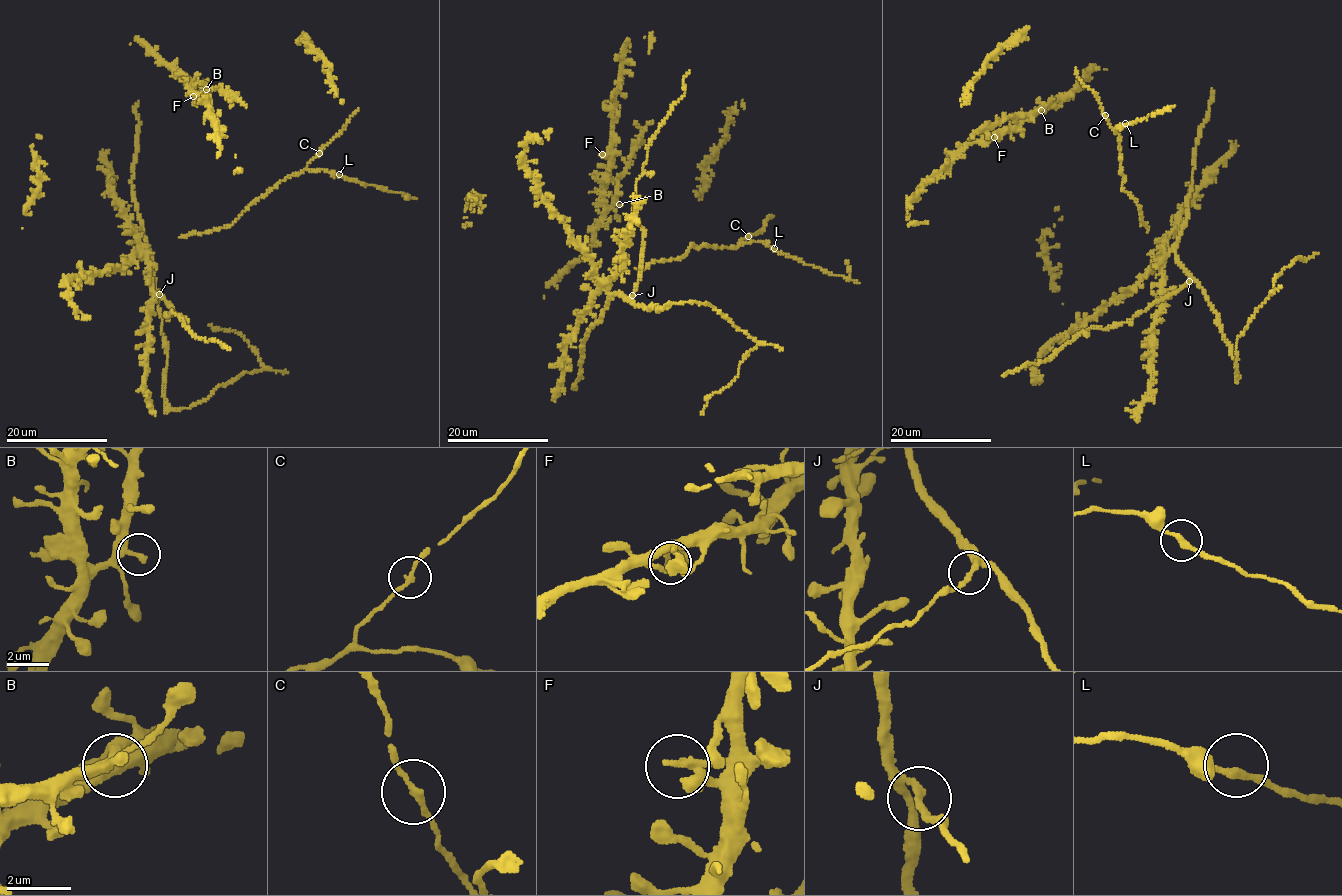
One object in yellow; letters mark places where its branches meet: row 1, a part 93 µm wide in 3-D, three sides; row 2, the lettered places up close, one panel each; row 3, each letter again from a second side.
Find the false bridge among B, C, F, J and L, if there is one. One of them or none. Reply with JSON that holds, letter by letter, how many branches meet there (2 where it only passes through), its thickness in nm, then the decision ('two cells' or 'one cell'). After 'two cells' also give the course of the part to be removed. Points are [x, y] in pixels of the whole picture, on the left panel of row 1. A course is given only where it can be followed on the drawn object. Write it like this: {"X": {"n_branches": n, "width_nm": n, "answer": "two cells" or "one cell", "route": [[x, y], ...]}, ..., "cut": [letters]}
{"B": {"n_branches": 2, "width_nm": 240, "answer": "one cell"}, "C": {"n_branches": 2, "width_nm": 190, "answer": "one cell"}, "F": {"n_branches": 2, "width_nm": 160, "answer": "one cell"}, "J": {"n_branches": 2, "width_nm": 200, "answer": "one cell"}, "L": {"n_branches": 2, "width_nm": 220, "answer": "one cell"}, "cut": []}

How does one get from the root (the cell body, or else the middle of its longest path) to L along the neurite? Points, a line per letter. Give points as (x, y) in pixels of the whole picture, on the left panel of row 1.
L: (320, 150), (306, 165), (307, 169), (339, 174)

